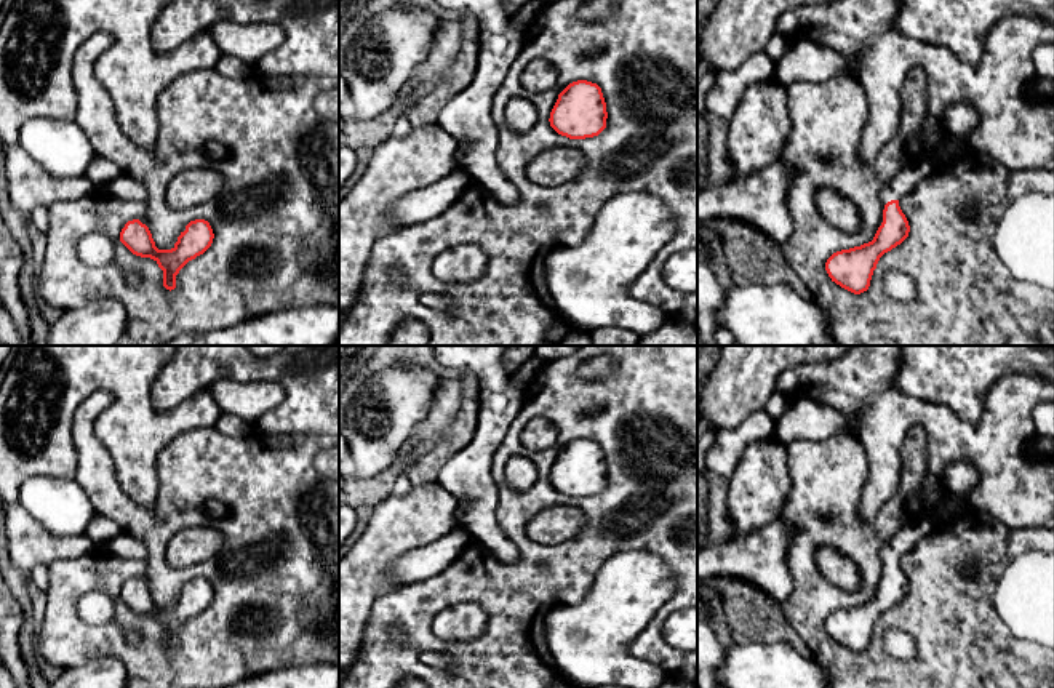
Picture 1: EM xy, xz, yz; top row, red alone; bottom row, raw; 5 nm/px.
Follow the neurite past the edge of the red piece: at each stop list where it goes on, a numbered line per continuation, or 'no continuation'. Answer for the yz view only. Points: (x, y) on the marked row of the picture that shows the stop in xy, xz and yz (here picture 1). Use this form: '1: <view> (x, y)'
1: yz (915, 170)

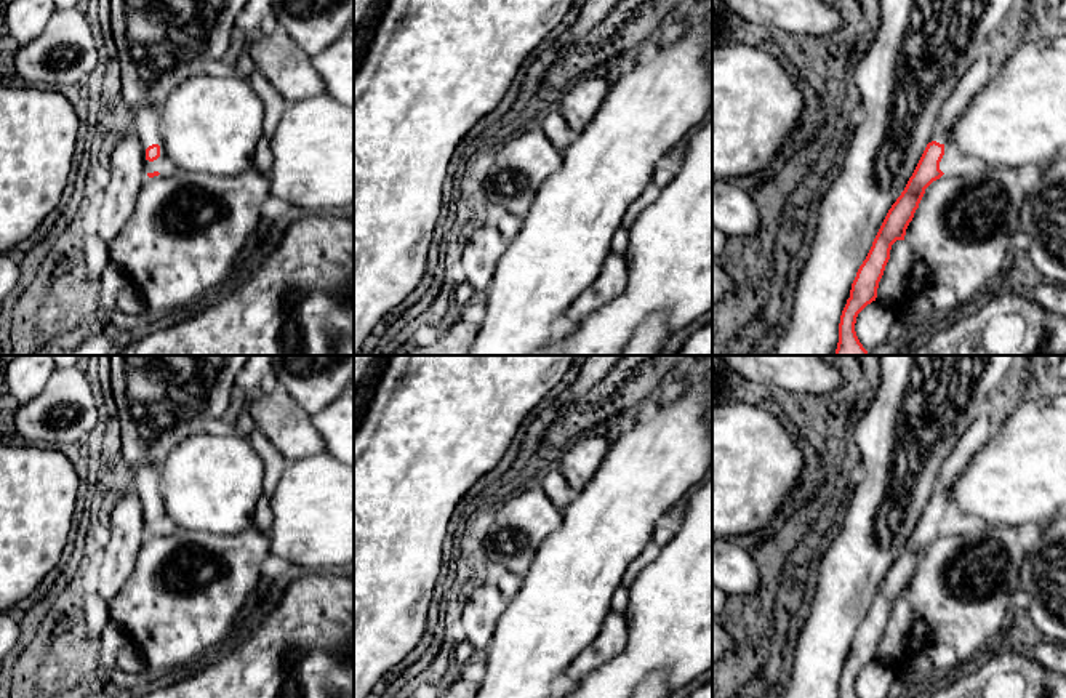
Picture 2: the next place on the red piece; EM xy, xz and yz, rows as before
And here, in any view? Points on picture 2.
1: xy (146, 125)

